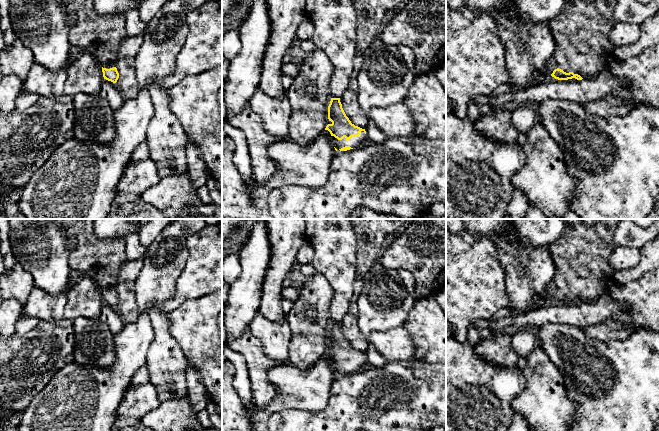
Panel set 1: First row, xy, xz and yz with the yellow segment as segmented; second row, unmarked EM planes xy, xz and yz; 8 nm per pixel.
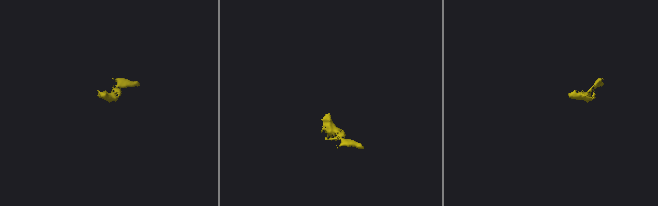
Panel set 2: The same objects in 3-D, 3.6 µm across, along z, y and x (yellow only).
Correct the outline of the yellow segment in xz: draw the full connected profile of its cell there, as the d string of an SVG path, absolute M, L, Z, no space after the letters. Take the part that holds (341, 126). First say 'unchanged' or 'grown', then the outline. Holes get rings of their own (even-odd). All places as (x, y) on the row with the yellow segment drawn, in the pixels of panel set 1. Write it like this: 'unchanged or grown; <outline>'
grown; M331 98L328 119L332 123L325 130L330 132L332 145L337 152L355 149L367 143L365 129L351 123L342 108L340 98Z

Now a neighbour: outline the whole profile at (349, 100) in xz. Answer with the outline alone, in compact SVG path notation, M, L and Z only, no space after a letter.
M351 75L346 91L340 97L342 108L352 124L365 129L369 118L365 115L358 102L357 76Z

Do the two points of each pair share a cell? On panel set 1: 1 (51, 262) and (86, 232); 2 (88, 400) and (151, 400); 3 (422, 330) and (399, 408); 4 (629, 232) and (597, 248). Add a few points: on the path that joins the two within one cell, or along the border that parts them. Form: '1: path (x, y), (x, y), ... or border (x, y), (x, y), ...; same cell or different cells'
1: border (66, 230), (68, 266), (71, 270); different cells
2: border (129, 385), (116, 410), (115, 417); different cells
3: path (426, 349), (426, 381), (418, 389); same cell
4: border (615, 229), (613, 242), (617, 246); different cells

